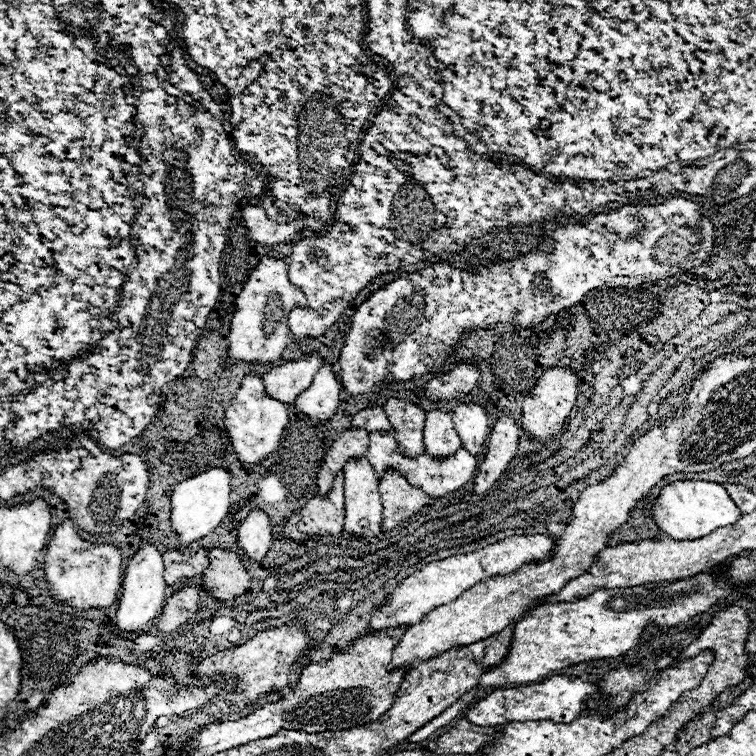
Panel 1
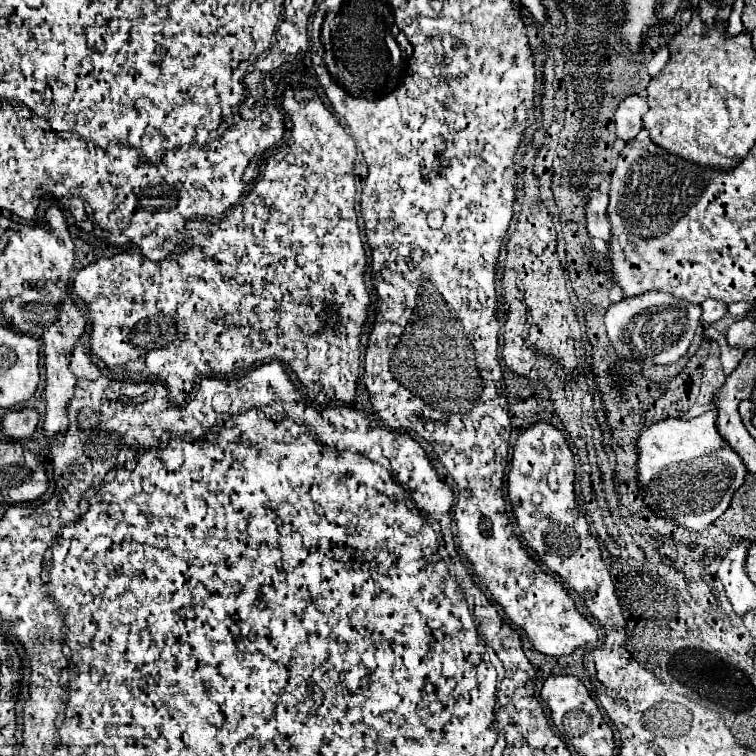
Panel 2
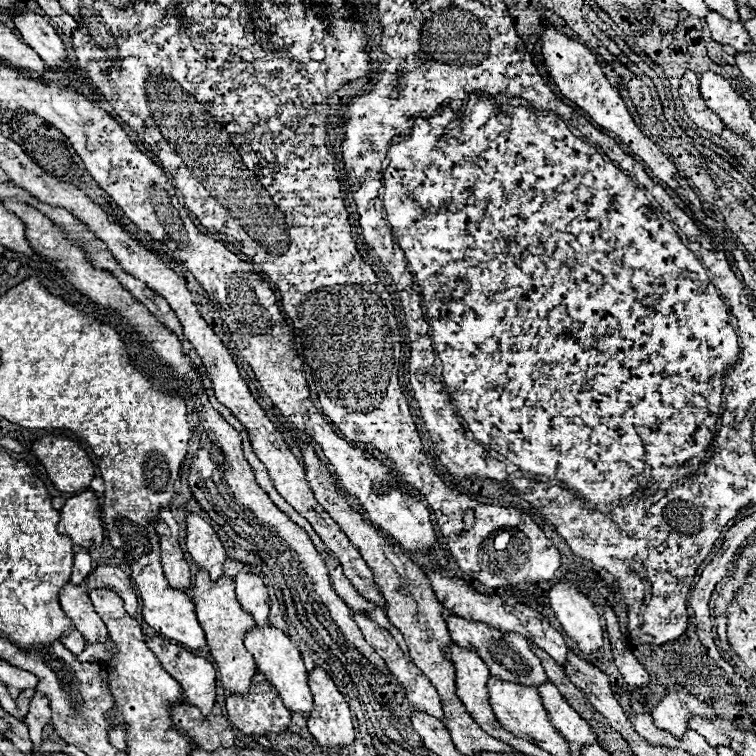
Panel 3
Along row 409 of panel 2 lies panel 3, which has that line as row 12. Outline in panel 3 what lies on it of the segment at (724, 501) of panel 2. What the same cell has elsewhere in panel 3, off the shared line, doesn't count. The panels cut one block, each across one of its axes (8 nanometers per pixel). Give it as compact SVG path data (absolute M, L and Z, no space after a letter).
M708 12L706 22L710 26L712 38L720 44L730 44L736 48L736 52L746 52L752 48L748 32L742 28L742 22L730 22L722 18L718 12Z

